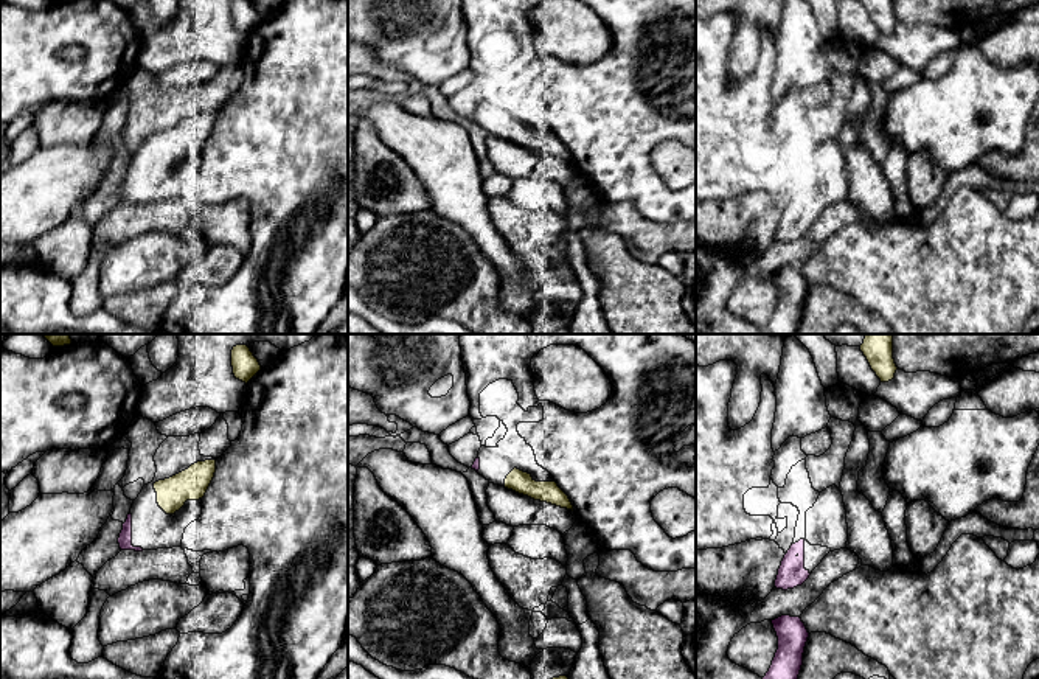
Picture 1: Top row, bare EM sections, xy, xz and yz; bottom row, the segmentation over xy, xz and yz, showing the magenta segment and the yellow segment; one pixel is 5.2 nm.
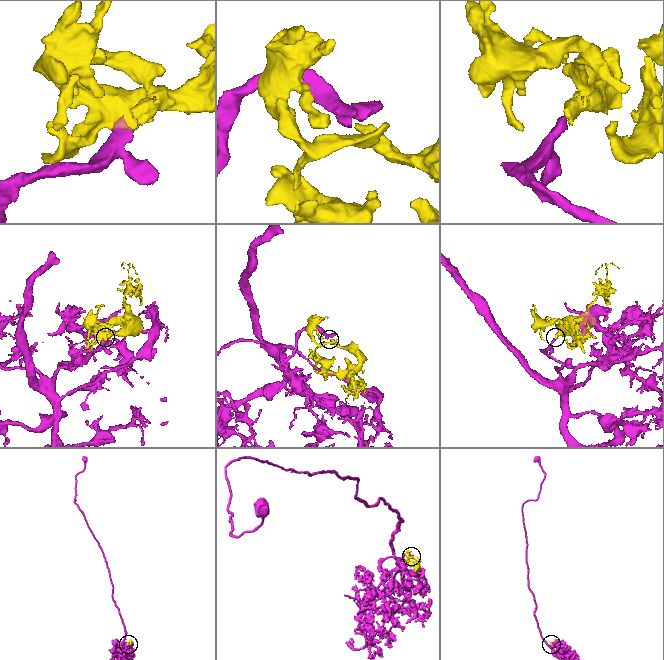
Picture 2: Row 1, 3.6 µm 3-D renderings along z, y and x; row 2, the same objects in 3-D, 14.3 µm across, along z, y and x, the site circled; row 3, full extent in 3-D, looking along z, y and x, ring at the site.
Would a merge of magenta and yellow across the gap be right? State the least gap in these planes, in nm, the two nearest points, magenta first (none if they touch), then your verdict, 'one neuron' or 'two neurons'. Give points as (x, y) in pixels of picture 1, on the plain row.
150 nm apart; from magenta across xz (479, 120), (505, 131); one neuron

